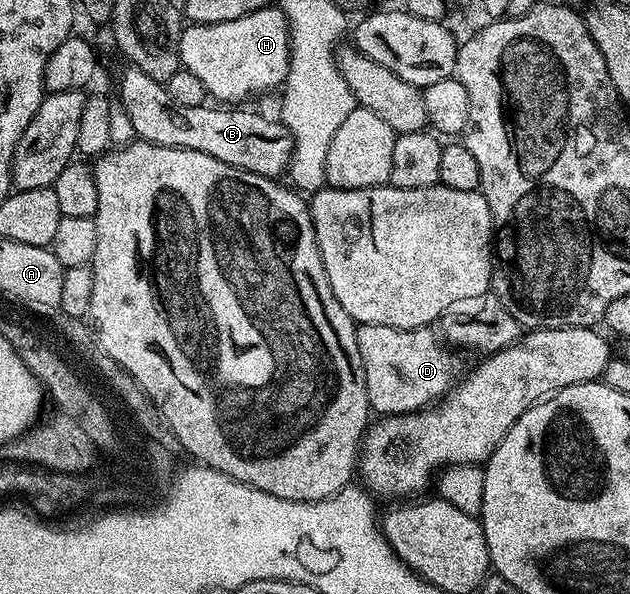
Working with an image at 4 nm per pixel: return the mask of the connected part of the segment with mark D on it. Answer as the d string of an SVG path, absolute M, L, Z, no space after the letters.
M359 324L355 327L357 348L361 352L365 384L367 385L367 401L376 415L412 414L415 410L426 410L439 401L448 390L456 385L455 358L452 347L434 329L420 328L402 330L389 328L381 324Z

